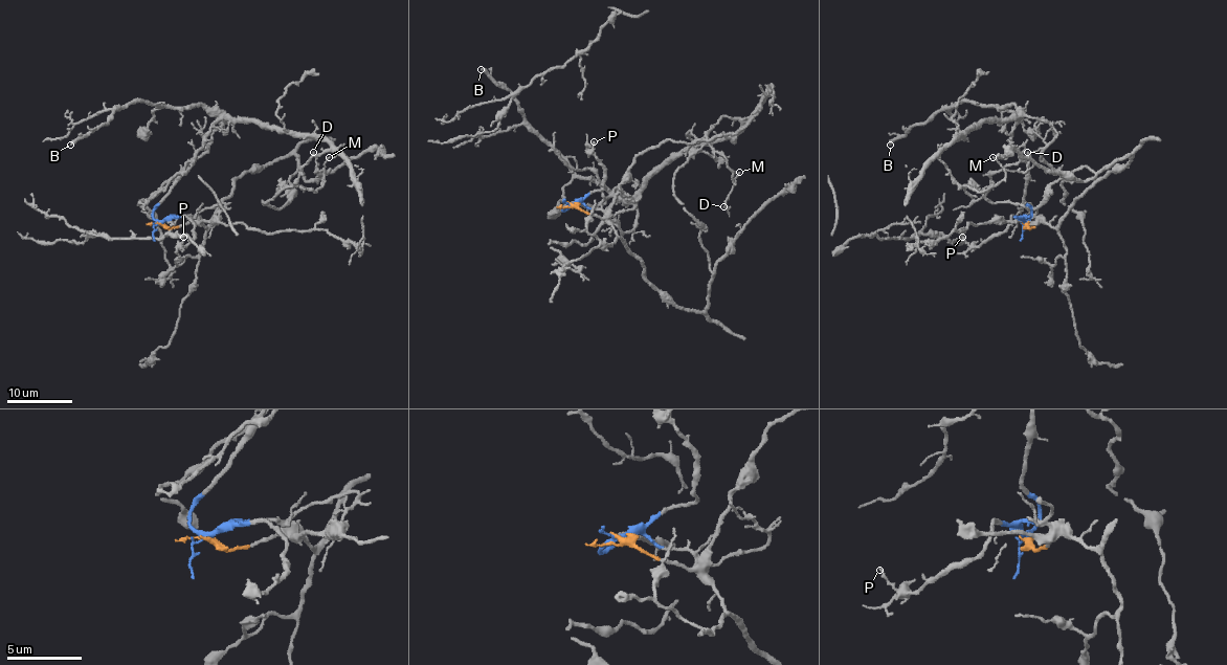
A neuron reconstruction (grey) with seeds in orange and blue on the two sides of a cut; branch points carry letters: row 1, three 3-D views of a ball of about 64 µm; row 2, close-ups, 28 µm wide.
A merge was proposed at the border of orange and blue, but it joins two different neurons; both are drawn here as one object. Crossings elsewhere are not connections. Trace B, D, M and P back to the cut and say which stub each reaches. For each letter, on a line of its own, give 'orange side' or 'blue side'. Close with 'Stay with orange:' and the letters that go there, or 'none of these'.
B: blue side
D: blue side
M: blue side
P: blue side
Stay with orange: none of these

